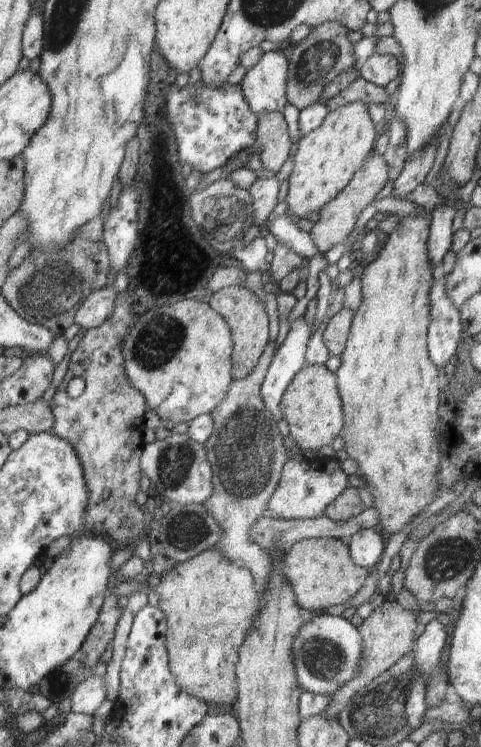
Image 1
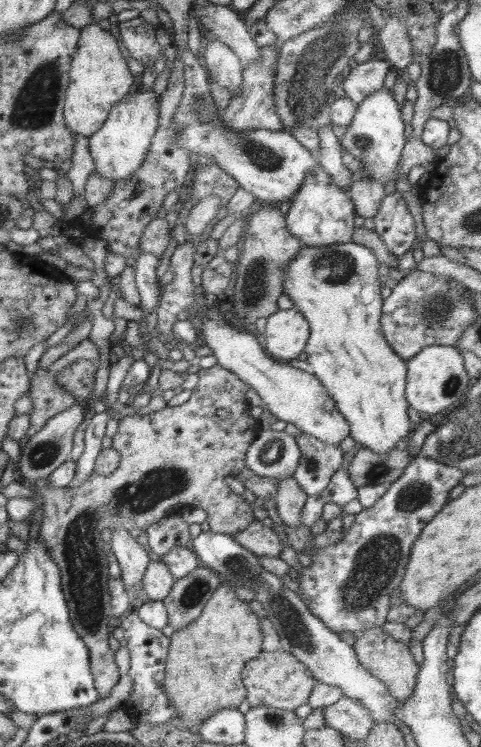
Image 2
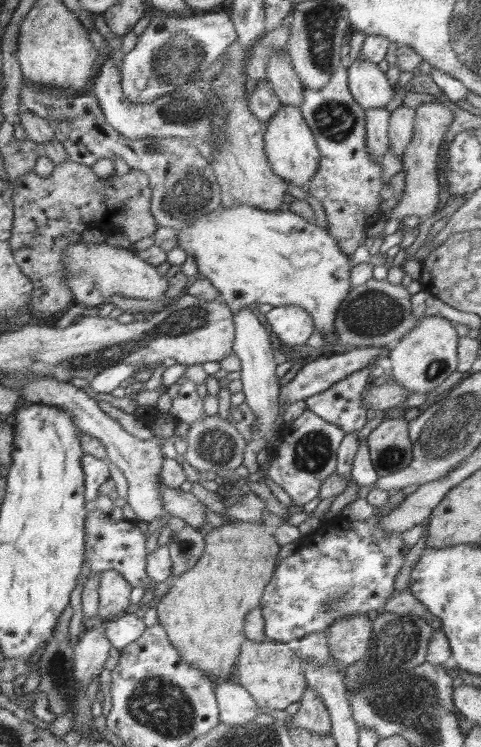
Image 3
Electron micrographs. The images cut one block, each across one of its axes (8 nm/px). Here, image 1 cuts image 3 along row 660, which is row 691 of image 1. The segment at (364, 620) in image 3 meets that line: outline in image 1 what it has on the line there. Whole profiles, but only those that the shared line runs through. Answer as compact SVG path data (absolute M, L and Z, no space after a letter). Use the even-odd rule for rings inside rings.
M388 596L381 606L378 606L372 611L371 615L364 618L362 624L357 628L363 638L363 656L360 671L356 678L353 678L332 695L331 703L324 712L331 719L337 719L337 714L346 709L356 693L361 693L364 687L368 686L370 682L376 680L388 669L395 669L397 662L412 652L415 630L419 624L416 619L418 612L416 607L417 603L415 602L405 608L391 596Z

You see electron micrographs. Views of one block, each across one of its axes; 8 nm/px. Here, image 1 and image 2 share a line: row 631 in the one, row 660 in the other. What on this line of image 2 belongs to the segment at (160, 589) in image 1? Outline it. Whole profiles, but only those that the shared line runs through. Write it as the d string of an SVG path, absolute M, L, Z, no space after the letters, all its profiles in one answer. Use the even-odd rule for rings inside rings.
M221 580L218 588L214 590L212 598L206 604L200 617L192 624L174 631L171 635L167 661L165 664L164 692L168 694L168 700L176 708L180 716L180 726L191 730L206 722L212 714L224 708L238 709L238 706L246 700L247 690L242 686L241 672L244 664L262 651L263 634L260 622L252 614L246 602L237 598L235 588L232 584Z

